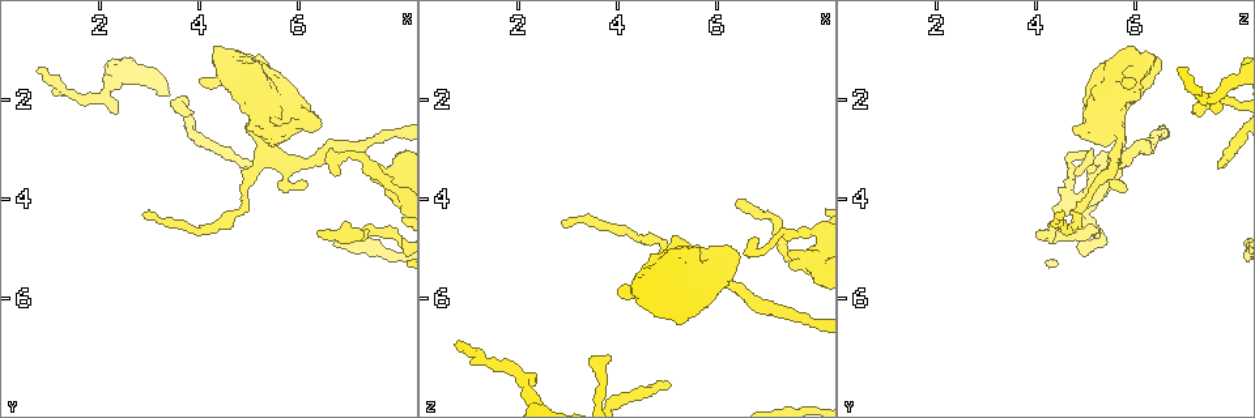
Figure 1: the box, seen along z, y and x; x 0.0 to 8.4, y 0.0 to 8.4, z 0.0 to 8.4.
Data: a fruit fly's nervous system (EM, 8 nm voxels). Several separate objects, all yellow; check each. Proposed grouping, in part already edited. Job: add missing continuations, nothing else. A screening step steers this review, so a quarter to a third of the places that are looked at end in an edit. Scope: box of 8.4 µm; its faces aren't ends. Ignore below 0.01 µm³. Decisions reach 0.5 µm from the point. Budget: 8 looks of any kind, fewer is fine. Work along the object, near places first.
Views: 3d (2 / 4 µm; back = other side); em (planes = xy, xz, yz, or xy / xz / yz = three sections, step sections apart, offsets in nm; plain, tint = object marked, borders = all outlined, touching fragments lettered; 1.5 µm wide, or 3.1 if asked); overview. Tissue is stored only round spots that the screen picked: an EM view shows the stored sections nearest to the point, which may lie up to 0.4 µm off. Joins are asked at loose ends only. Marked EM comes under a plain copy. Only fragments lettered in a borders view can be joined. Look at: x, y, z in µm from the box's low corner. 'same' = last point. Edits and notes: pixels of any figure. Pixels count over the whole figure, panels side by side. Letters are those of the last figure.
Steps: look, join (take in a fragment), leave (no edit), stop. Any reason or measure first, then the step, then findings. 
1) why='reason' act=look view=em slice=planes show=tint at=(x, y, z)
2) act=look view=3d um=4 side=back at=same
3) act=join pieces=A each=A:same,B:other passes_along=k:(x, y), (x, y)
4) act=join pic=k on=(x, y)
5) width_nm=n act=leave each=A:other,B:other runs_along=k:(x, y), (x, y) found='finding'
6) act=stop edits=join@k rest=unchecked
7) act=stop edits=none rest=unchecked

why='free end' act=look view=3d um=2 at=(3.00, 4.25, 4.55)

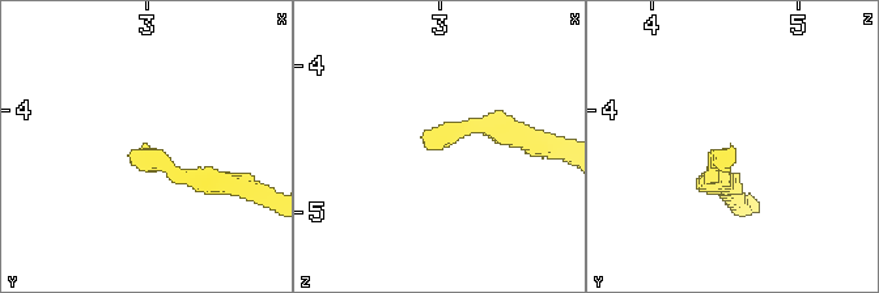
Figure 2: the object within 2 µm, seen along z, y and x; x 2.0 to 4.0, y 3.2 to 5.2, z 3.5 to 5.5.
act=look view=em slice=yz step=8 show=tint at=(3.00, 4.26, 4.54)

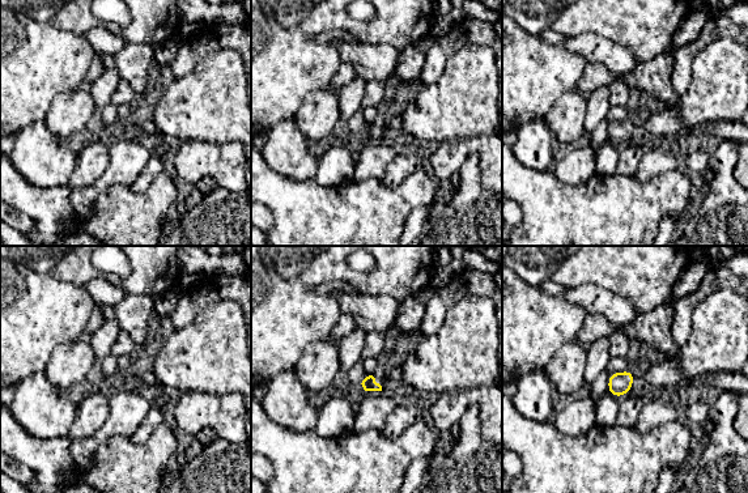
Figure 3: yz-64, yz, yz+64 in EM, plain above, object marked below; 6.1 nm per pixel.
act=look view=em slice=planes show=borders at=same

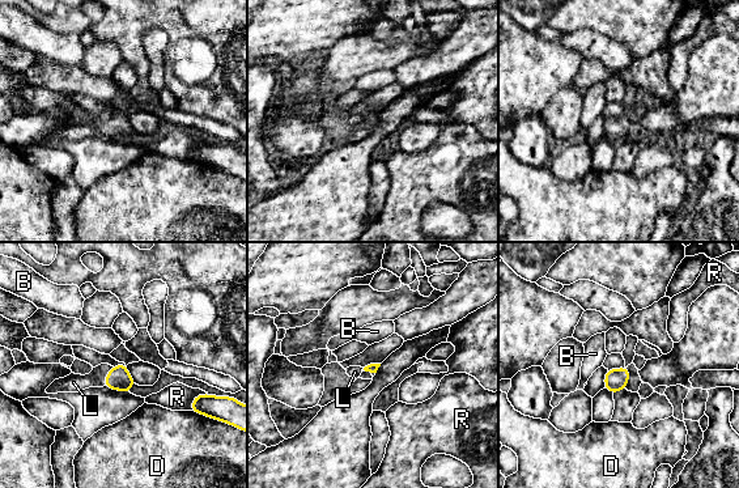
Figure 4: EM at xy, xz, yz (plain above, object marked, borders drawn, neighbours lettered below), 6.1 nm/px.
act=join pieces=L each=B:other,D:other,L:same,R:other passes_along=4:(118, 378), (106, 376), (73, 382) found='the neuron continues'

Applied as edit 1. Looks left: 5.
act=look view=overview

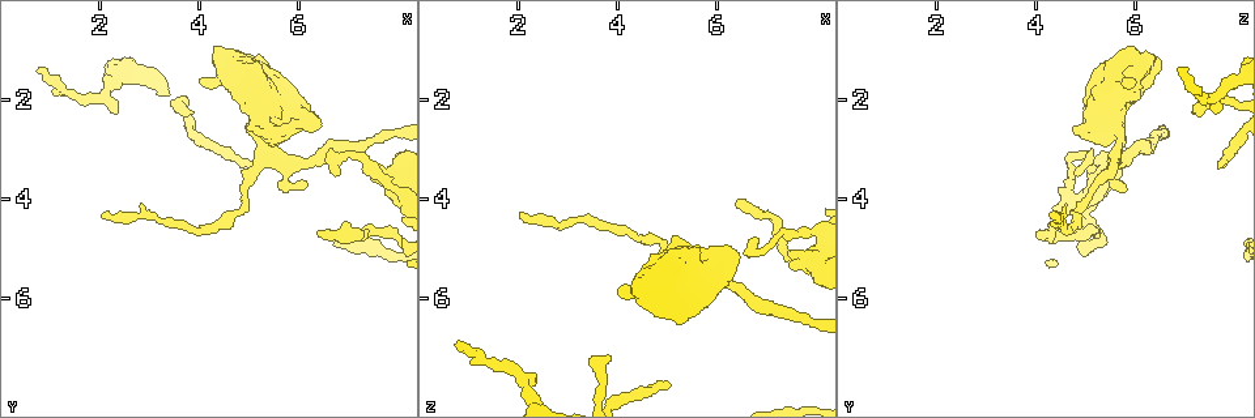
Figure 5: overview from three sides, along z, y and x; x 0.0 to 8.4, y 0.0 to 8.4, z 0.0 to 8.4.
why='free end' act=look view=3d um=2 side=back at=(0.75, 1.40, 6.90)

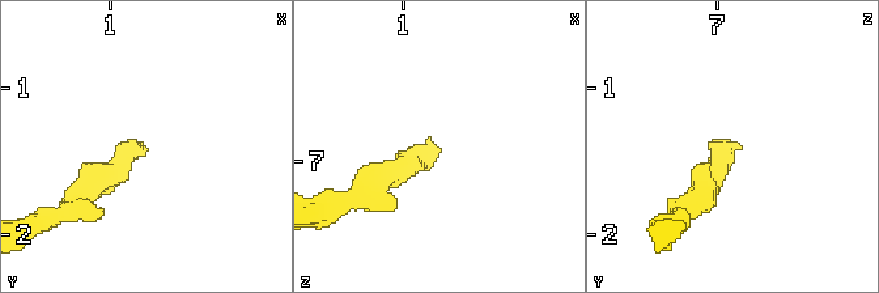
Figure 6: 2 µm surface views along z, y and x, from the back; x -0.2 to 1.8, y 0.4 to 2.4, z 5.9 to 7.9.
act=look view=em slice=planes show=tint at=(0.78, 1.42, 6.82)

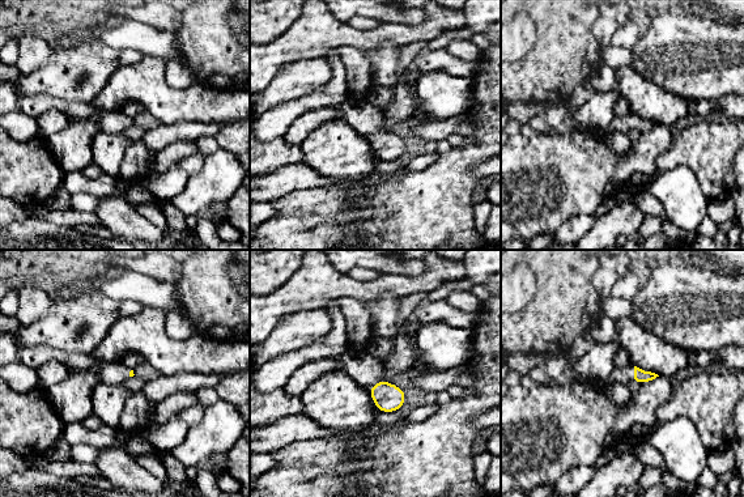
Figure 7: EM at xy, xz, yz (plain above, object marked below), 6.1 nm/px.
why='see the neighbours' act=look view=em slice=planes show=borders at=same

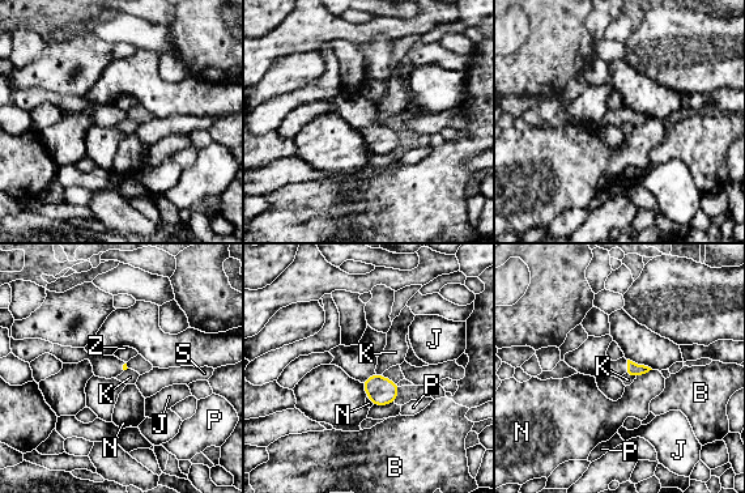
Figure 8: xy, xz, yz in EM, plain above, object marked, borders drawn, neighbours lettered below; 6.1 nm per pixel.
act=leave each=B:other,J:other,K:other,N:other,P:other,S:other,Z:other border=8:(628, 372), (635, 378) found='none of them fits'

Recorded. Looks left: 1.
act=stop edits=join@4 rest=unchecked

